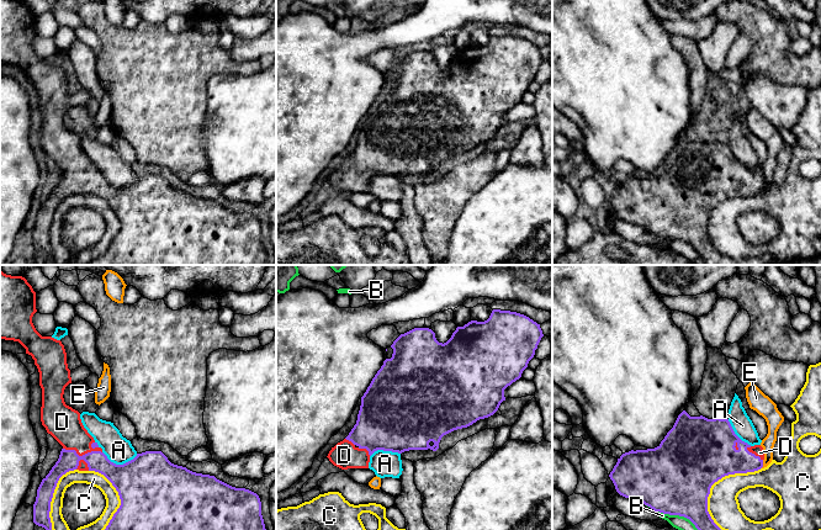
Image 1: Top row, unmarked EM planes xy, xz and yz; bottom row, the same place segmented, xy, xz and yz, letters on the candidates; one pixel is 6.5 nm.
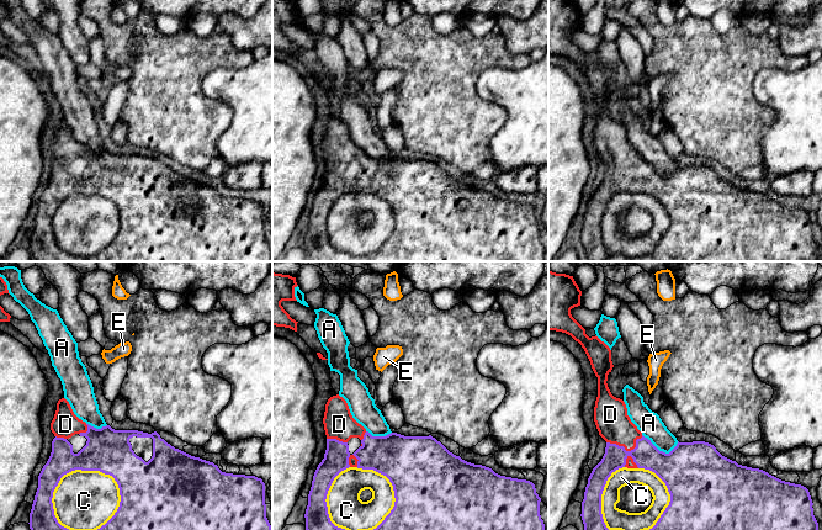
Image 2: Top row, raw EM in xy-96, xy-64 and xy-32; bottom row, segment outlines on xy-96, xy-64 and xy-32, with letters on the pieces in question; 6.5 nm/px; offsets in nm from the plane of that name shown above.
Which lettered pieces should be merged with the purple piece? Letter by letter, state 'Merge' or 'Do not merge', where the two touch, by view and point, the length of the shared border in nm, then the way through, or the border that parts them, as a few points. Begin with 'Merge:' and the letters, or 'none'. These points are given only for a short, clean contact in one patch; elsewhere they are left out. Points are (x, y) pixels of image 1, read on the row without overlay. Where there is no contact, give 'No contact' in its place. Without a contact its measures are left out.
Merge: D
A: Do not merge. Touches purple at xy (120, 189). Shared border 240 nm
B: Do not merge. Touches purple at yz (683, 239). Shared border 380 nm
C: Do not merge. Touches purple at yz (726, 255). Shared border 550 nm
D: Merge. Touches purple at xy (83, 179). Shared border 260 nm
E: Do not merge. Touches purple at yz (762, 187). Shared border 60 nm

